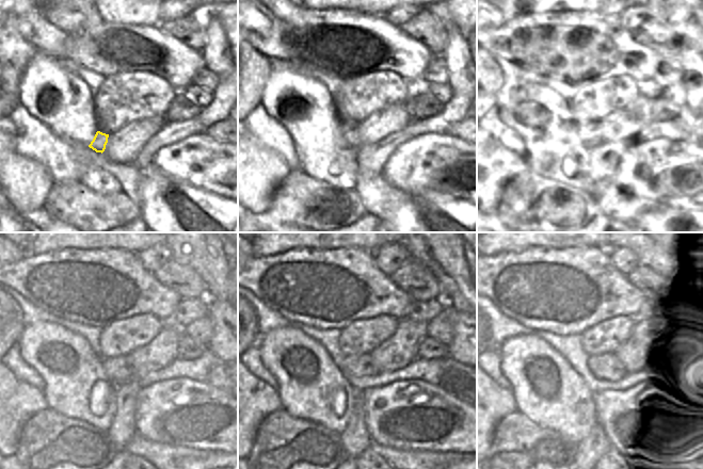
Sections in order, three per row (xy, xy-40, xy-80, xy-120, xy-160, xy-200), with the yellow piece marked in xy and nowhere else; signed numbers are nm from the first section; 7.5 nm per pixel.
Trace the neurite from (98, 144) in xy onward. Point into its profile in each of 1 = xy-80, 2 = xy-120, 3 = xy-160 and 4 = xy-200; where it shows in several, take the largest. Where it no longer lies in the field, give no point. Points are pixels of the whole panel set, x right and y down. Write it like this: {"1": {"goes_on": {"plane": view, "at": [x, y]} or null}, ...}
{"1": {"goes_on": {"plane": "xy-80", "at": [589, 133]}}, "2": {"goes_on": {"plane": "xy-120", "at": [116, 370]}}, "3": {"goes_on": {"plane": "xy-160", "at": [358, 366]}}, "4": {"goes_on": {"plane": "xy-200", "at": [607, 367]}}}

